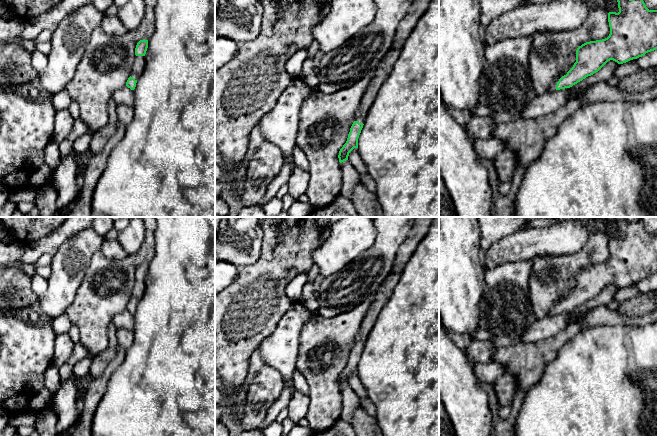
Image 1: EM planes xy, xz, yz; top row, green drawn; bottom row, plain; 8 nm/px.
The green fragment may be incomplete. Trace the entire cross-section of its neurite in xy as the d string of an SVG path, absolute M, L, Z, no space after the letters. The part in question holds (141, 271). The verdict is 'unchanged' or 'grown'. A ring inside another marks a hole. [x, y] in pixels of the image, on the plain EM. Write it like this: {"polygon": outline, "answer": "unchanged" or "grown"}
{"polygon": "M140 264L135 272L135 284L132 291L130 301L126 306L126 310L131 314L134 314L136 311L137 304L141 300L145 292L145 278L148 272L148 264Z", "answer": "grown"}

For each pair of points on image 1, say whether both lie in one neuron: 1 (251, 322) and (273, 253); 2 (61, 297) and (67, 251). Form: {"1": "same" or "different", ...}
{"1": "same", "2": "same"}

